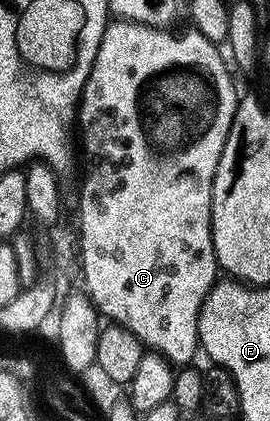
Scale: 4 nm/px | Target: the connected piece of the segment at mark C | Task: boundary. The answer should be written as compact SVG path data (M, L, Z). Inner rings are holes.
M111 20L107 23L97 48L97 56L93 60L93 68L83 86L83 95L79 97L77 130L78 133L79 130L83 133L83 150L91 161L91 171L83 178L77 223L82 235L83 278L88 286L85 294L91 305L104 319L133 332L133 336L137 336L137 340L141 340L148 351L163 355L172 364L191 364L196 361L195 350L197 354L200 349L199 309L217 281L217 263L211 235L211 189L213 176L217 172L217 160L221 160L223 145L233 124L237 93L235 94L235 82L227 71L228 59L219 55L220 47L216 43L201 36L201 32L194 28L187 28L184 34L170 34L171 32L167 28L147 26L138 20Z

